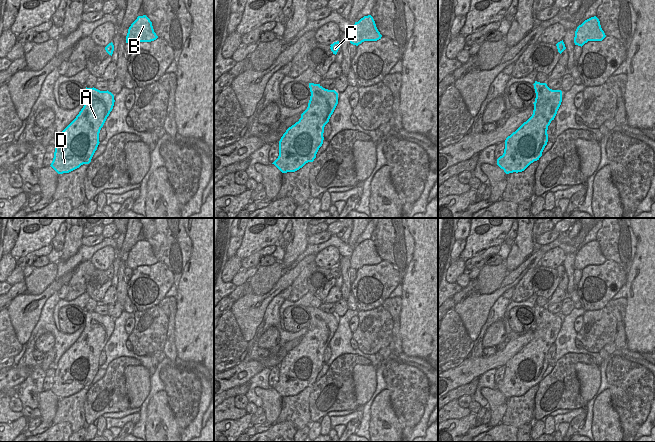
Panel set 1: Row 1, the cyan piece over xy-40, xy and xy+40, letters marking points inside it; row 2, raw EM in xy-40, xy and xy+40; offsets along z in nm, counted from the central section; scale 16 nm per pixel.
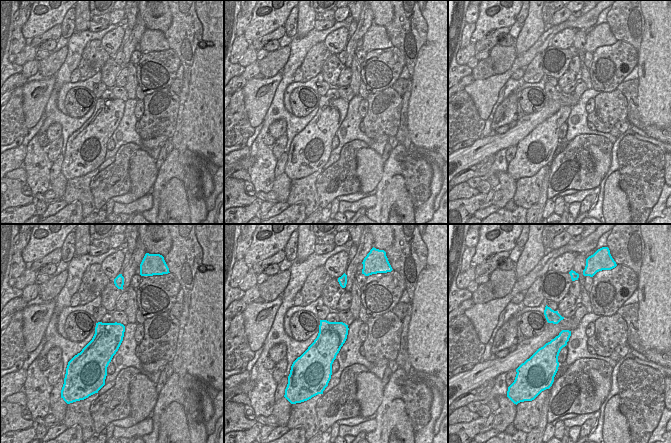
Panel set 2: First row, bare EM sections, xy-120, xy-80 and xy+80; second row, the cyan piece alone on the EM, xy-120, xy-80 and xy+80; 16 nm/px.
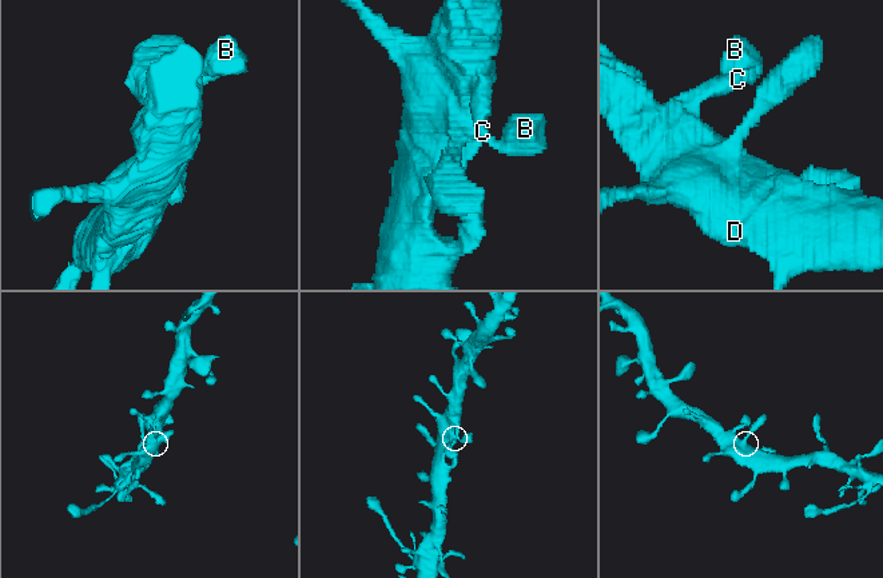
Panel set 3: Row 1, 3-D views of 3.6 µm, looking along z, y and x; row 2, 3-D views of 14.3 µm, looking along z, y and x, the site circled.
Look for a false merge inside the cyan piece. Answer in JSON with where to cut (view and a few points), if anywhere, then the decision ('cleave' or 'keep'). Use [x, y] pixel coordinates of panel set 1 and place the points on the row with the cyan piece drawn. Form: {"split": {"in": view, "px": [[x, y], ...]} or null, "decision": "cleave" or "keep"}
{"split": null, "decision": "keep"}

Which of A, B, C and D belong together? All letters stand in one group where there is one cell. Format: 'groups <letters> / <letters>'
groups A B C D

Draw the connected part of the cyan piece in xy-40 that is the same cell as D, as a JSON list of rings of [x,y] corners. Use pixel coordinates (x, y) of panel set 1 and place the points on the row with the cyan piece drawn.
[[[86,87],[85,103],[76,118],[59,135],[51,167],[58,173],[69,173],[89,164],[99,145],[99,133],[114,106],[114,95],[107,91]]]

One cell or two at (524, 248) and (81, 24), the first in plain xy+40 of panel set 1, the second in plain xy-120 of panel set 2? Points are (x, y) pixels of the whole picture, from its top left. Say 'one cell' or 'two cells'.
one cell

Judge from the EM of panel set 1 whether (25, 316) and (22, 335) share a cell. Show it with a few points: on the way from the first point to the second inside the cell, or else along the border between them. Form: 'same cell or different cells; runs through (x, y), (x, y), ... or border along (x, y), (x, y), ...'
same cell; runs through (23, 321), (23, 330)

